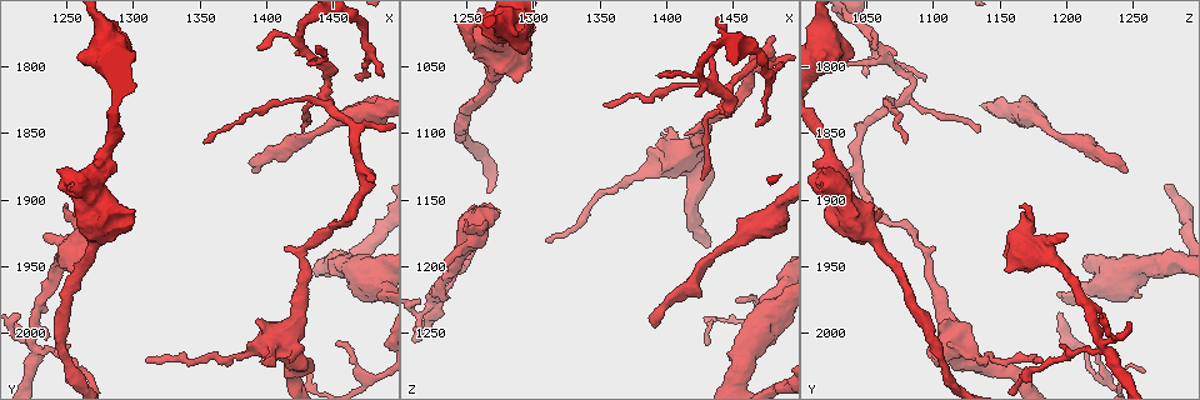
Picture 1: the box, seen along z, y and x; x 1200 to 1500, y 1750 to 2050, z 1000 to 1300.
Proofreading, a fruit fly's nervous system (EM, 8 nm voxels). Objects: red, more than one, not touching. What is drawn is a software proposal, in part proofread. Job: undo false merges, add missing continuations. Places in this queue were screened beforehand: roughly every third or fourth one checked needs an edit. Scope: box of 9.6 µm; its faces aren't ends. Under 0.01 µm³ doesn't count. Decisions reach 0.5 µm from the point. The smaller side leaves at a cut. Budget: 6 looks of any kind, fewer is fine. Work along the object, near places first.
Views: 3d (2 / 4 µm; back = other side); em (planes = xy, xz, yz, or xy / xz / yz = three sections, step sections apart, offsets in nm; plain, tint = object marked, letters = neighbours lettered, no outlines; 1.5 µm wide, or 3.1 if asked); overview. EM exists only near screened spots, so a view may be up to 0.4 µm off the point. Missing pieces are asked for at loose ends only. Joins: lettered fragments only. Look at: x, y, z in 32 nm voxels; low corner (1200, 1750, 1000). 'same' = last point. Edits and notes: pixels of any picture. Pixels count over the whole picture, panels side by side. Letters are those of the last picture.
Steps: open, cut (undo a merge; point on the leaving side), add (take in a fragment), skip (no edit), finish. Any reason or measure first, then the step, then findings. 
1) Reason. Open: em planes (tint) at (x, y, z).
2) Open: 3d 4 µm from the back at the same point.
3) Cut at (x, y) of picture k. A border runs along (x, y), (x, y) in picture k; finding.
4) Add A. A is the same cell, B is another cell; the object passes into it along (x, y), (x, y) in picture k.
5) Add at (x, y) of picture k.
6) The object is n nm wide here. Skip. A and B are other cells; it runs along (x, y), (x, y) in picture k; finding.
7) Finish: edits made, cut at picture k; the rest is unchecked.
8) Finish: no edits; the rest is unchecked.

Branch stops here. Open: 3d 4 µm at (1390, 1880, 1244).

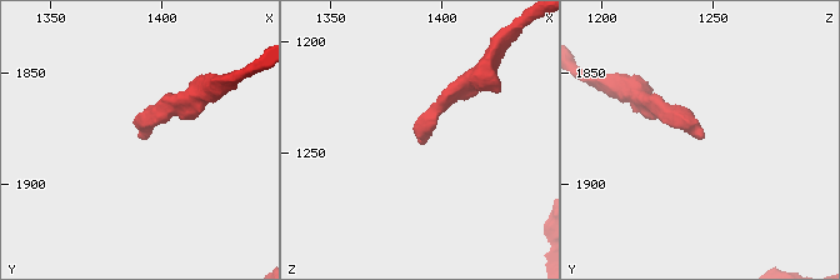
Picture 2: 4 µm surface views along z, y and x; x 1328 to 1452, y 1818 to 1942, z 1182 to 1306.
Open: em xz step 4 (tint) at (1389, 1880, 1245).

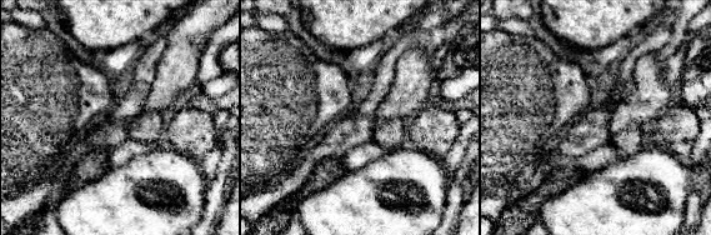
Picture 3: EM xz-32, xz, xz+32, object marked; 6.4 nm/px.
Open: em planes (letters) at the same point.

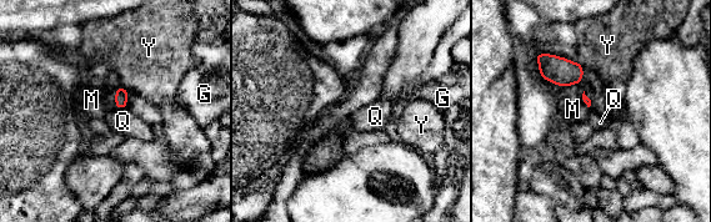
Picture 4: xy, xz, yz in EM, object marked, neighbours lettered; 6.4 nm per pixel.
The longest contact is with M, 90 nm. Skip. G, M, Q and Y are other cells; a border runs along (571, 85), (559, 87) in picture 4; none of them fits.

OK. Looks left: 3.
An open end. Open: em yz step 8 (tint) at (1466, 1804, 1094).

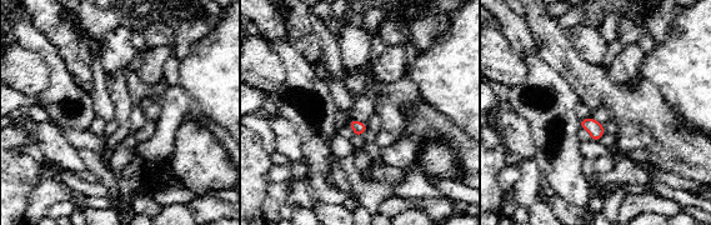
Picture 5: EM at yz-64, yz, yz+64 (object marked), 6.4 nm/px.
Another direction. Open: em planes (letters) at the same point.

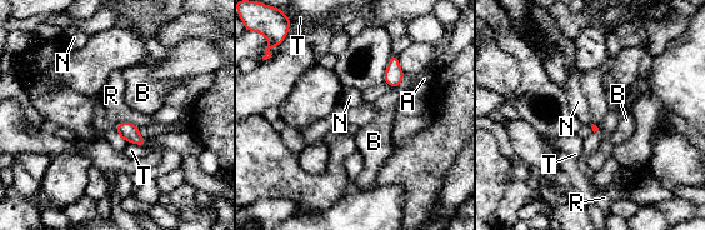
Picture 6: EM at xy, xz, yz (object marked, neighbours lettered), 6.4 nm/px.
Skip. A, B, N, R and T are other cells; a border runs along (115, 124), (134, 123), (138, 126) in picture 6; none of them fits.

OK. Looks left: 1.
Finish: no edits; the rest is unchecked.

